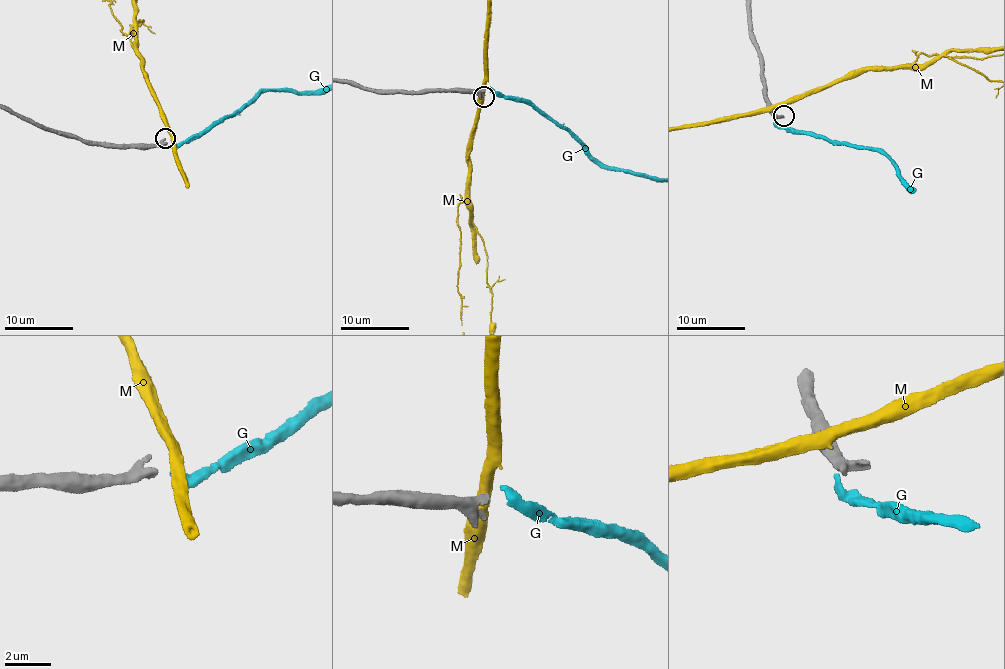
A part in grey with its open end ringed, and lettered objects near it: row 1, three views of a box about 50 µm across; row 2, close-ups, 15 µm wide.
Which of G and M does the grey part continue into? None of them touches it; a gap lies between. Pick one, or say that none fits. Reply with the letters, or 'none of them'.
none of them

